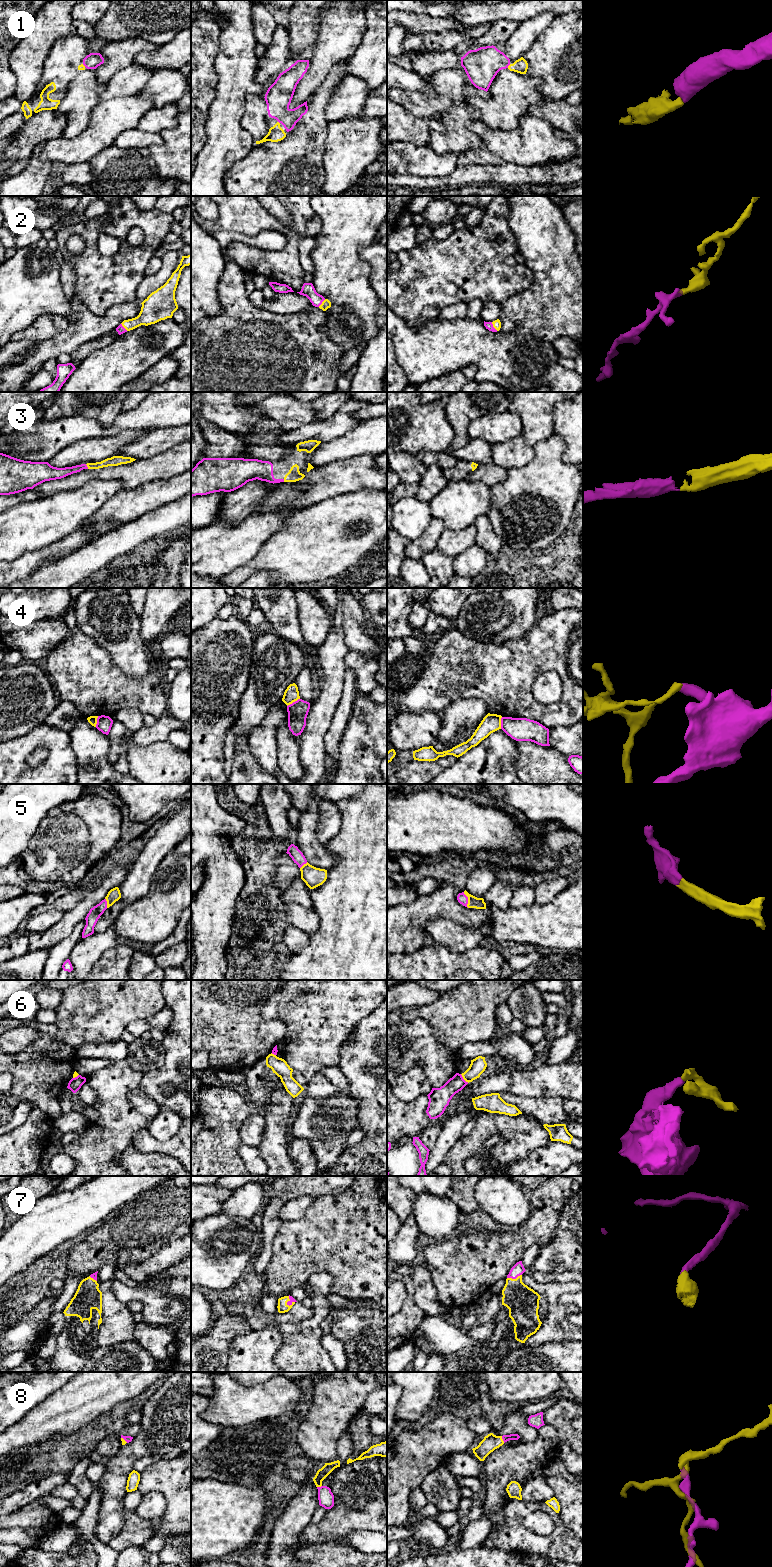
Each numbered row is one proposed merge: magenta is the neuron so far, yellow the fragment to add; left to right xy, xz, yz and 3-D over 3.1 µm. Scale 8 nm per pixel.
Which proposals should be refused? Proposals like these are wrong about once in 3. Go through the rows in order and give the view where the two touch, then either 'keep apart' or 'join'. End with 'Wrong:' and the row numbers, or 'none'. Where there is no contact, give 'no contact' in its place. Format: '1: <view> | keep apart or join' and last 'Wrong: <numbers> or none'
1: yz | join
2: yz | join
3: xy | join
4: xz | keep apart
5: yz | join
6: yz | keep apart
7: yz | join
8: yz | join
Wrong: 4, 6

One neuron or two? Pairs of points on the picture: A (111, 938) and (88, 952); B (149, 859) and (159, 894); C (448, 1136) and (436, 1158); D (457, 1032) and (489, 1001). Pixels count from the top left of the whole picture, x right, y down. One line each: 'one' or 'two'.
A: one
B: two
C: one
D: one

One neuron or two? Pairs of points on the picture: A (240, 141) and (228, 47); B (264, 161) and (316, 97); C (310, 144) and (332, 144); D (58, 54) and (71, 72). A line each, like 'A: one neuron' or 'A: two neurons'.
A: one neuron
B: one neuron
C: two neurons
D: one neuron

